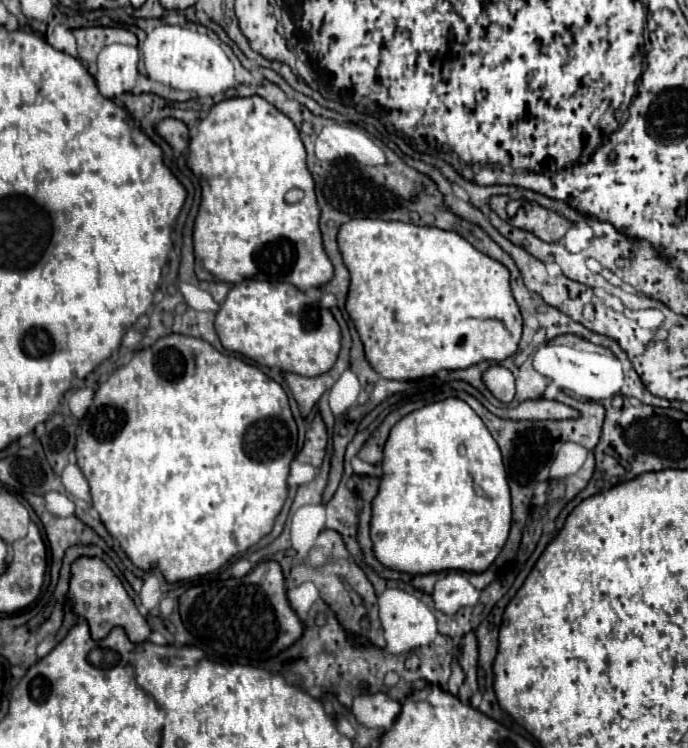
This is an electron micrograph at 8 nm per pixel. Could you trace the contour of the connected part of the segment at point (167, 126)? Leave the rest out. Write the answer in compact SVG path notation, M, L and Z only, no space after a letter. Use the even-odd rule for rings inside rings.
M170 118L170 120L158 122L158 124L156 124L156 134L158 134L160 138L164 138L164 140L172 146L172 150L182 152L182 150L188 148L190 132L188 132L186 124L182 124L180 120Z

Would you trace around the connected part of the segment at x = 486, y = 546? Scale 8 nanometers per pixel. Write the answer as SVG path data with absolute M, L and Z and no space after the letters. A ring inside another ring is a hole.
M444 398L440 402L426 404L410 414L406 414L402 420L398 420L390 436L384 444L384 458L382 458L382 476L380 476L380 486L378 494L372 500L372 520L370 520L370 538L372 538L372 548L376 560L398 572L408 572L408 574L430 574L430 572L442 572L442 570L464 570L464 572L484 572L494 558L500 554L508 532L510 532L510 520L512 520L512 510L510 510L510 488L506 480L506 470L502 464L500 448L496 440L490 436L488 428L482 424L480 416L460 398Z

